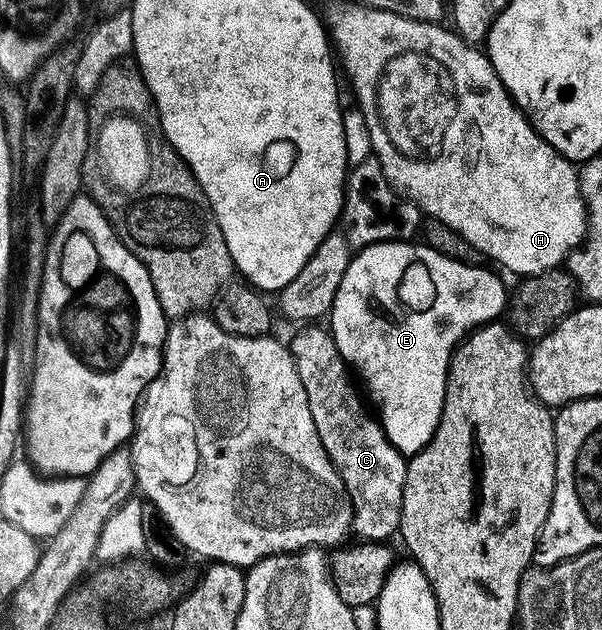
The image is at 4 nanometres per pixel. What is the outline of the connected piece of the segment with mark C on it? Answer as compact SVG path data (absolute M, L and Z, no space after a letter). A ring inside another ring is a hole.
M304 325L304 330L297 331L289 341L297 376L301 376L305 396L309 396L309 413L313 416L313 424L317 424L317 436L321 436L321 444L331 457L331 463L337 468L351 499L354 533L359 533L358 537L363 540L387 540L399 529L408 459L400 450L393 448L385 436L382 424L369 409L347 361L341 352L337 352L330 329L323 327L322 330L317 325Z

